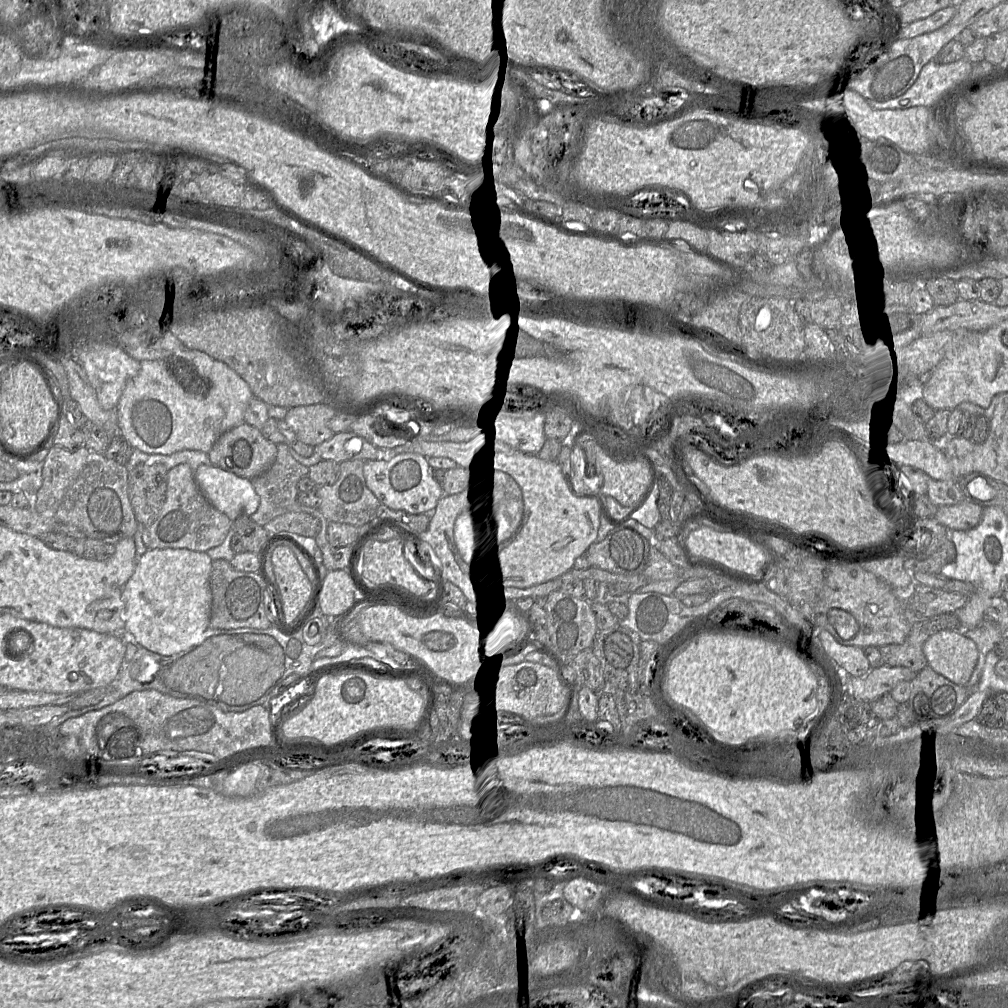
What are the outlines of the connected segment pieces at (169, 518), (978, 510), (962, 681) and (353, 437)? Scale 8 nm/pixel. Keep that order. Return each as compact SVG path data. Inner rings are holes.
M178 464L167 472L165 503L157 519L148 527L142 528L142 540L148 549L174 548L206 552L223 543L232 527L229 517L214 508L203 496L194 478L194 472L188 464Z
M973 501L939 506L934 518L949 530L969 530L978 525L984 507Z
M952 630L932 634L923 645L923 653L928 667L960 686L967 684L978 659L974 641Z
M350 430L334 433L330 439L314 446L314 453L321 459L338 463L352 459L377 460L377 450L378 447Z

